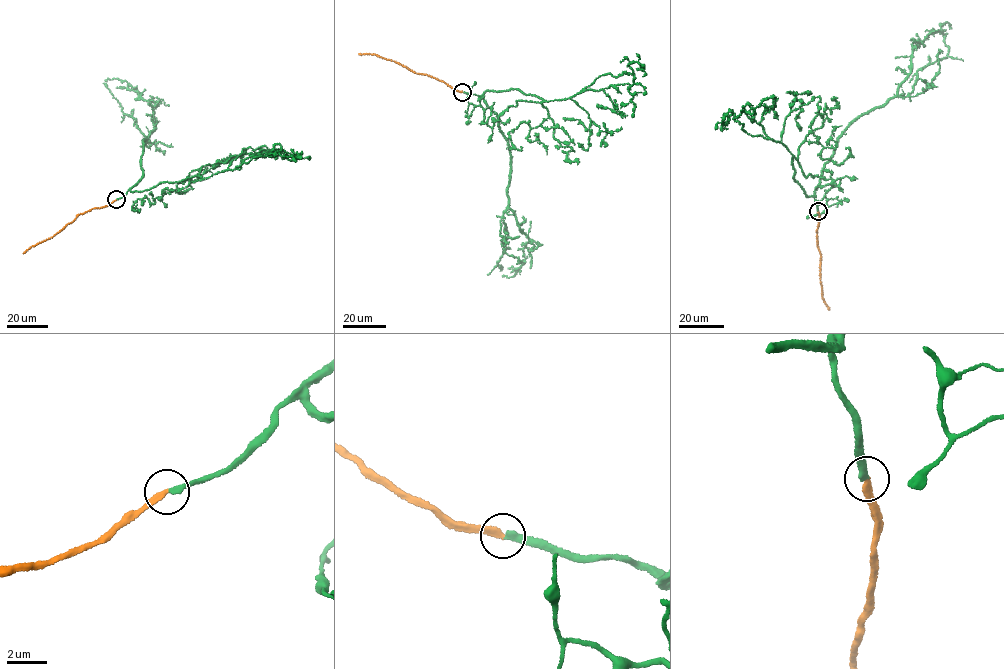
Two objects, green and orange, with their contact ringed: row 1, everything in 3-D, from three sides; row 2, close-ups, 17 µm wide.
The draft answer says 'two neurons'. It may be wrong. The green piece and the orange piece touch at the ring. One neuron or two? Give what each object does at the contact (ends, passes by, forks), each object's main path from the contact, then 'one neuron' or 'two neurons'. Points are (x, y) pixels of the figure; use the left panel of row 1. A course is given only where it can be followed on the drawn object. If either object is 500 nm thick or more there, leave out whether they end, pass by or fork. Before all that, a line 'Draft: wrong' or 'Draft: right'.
Draft: wrong
green ends there; orange ends there; green runs (116, 199), (143, 175), (142, 142), (155, 123), (153, 106), (127, 88), (127, 83), (105, 81); orange runs (116, 199), (78, 215), (61, 230), (23, 253); one neuron

